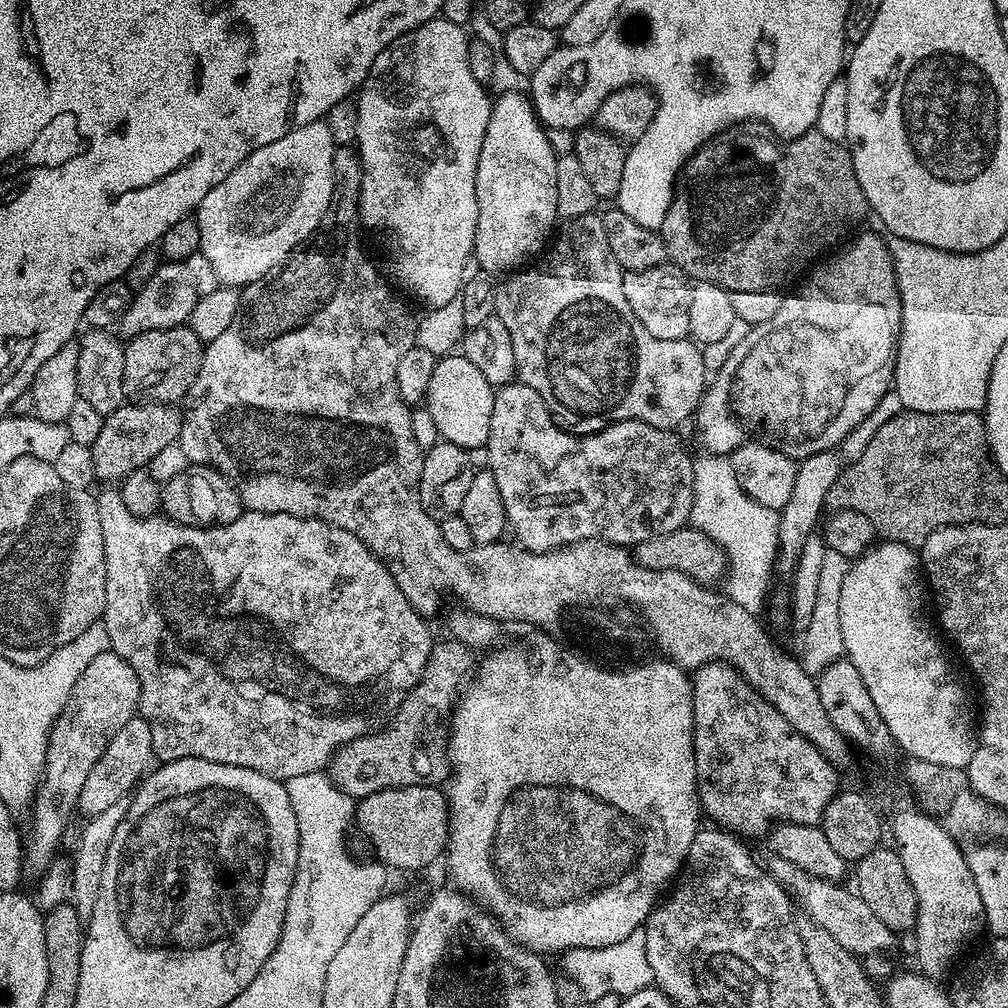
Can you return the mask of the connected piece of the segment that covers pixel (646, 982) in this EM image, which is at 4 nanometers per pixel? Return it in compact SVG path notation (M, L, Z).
M643 927L634 930L634 934L630 934L630 938L622 938L622 942L614 942L614 946L602 946L601 948L570 948L563 953L564 960L563 971L574 978L574 982L578 982L578 986L582 986L582 994L588 996L589 1001L602 998L611 992L621 998L634 994L638 990L649 987L653 983L652 971L650 970L650 962L646 962L646 934Z

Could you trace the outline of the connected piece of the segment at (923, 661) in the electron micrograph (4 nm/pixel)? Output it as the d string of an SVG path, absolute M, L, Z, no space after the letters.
M893 540L873 543L867 552L863 552L851 561L846 578L842 582L842 590L838 598L838 622L842 622L844 651L846 659L854 666L854 670L858 670L858 674L862 674L862 682L866 686L870 698L874 698L874 706L878 706L878 714L882 718L882 722L886 722L897 749L901 748L902 751L909 752L907 755L913 760L934 762L938 766L947 768L967 769L974 751L974 720L972 724L972 712L968 709L967 702L964 701L964 688L956 681L956 676L952 673L952 664L948 661L943 646L940 645L941 637L939 635L936 637L932 633L932 624L928 621L927 614L924 613L924 600L920 597L923 592L926 592L926 588L922 583L922 565L915 547L899 544Z

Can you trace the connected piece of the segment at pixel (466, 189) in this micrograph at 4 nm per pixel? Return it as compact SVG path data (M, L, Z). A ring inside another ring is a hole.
M437 18L435 20L427 20L421 28L416 28L412 32L408 32L405 36L399 36L394 43L389 44L387 48L383 48L378 54L378 58L374 58L374 62L370 66L368 71L368 77L365 78L364 83L360 85L358 89L358 95L355 97L356 109L358 110L358 134L354 141L354 147L360 157L360 165L362 166L362 186L360 187L360 219L359 223L363 225L365 229L368 228L372 232L377 232L378 235L384 239L384 244L388 247L388 256L392 259L392 268L396 271L395 283L405 288L410 295L416 300L421 300L425 305L425 309L431 310L433 308L441 308L446 306L446 302L451 302L453 298L461 294L461 288L464 286L466 281L466 273L469 271L468 260L473 259L474 249L476 247L476 227L478 226L478 198L476 197L476 167L478 166L478 154L482 150L482 138L486 134L486 126L490 122L490 114L492 113L493 101L488 100L485 85L479 84L474 78L474 74L470 74L470 66L466 62L466 50L468 49L468 42L470 39L469 33L464 33L465 29L459 24L450 22L443 18Z

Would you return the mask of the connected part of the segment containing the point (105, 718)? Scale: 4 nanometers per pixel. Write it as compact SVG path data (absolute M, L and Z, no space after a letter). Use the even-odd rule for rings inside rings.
M114 651L103 652L82 670L82 678L74 686L66 706L62 710L60 717L52 724L50 738L48 739L48 749L46 750L46 762L44 763L44 774L37 787L35 797L30 805L32 812L32 829L26 832L26 847L24 848L24 866L30 873L43 874L51 866L53 860L57 859L56 847L60 844L60 839L64 836L64 831L68 828L68 819L72 812L77 811L76 803L82 794L82 786L86 786L86 778L90 770L94 770L94 762L106 754L106 746L130 722L132 716L137 715L140 707L140 683L138 674L134 674L134 666L130 666Z

